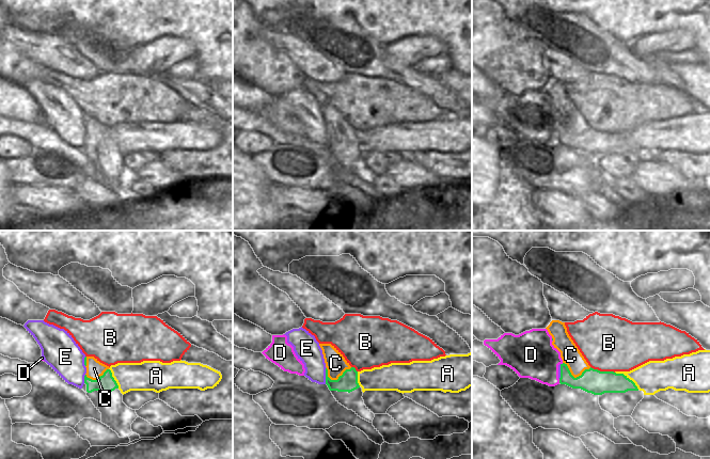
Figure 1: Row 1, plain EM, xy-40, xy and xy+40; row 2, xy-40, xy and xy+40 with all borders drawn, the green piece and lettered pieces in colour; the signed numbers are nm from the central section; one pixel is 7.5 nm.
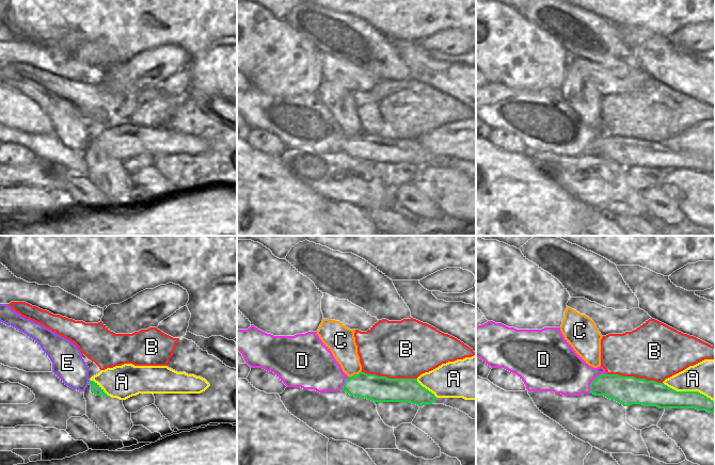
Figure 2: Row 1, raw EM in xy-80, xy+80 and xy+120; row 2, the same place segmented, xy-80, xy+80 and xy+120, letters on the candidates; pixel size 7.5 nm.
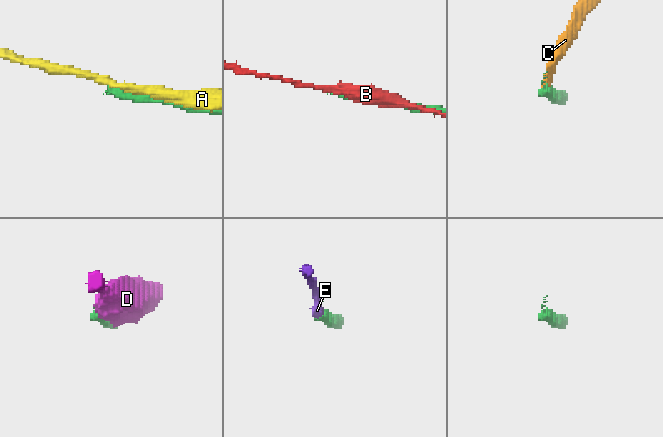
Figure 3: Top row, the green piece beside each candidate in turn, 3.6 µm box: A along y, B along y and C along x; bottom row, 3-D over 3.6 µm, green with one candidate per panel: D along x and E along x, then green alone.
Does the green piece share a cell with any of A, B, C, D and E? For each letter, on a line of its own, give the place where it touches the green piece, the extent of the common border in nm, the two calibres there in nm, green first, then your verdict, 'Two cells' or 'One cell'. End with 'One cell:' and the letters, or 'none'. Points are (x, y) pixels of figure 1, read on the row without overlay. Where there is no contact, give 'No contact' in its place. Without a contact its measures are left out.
A: Touches green at xy+40 (628, 139). Shared border 220 nm. Thickness 180 nm (green) against 240 nm. Two cells
B: Touches green at xy+40 (602, 132). Shared border 190 nm. Thickness 180 nm (green) against 420 nm. Two cells
C: Touches green at xy+40 (577, 138). Shared border 220 nm. Thickness 180 nm (green) against 150 nm. Two cells
D: Touches green at xy+40 (559, 142). Shared border 30 nm. Thickness 180 nm (green) against 320 nm. Two cells
E: Touches green at xy (326, 137). Shared border 130 nm. Thickness 140 nm (green) against 190 nm. One cell
One cell: E.

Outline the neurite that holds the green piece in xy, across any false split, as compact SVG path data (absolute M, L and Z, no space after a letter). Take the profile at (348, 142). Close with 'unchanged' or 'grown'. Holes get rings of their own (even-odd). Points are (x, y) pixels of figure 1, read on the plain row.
M302 88L286 93L287 104L294 108L298 120L304 125L304 137L312 143L327 145L330 152L352 153L360 148L354 128L346 130L337 141L328 138L322 111L315 97Z; grown

